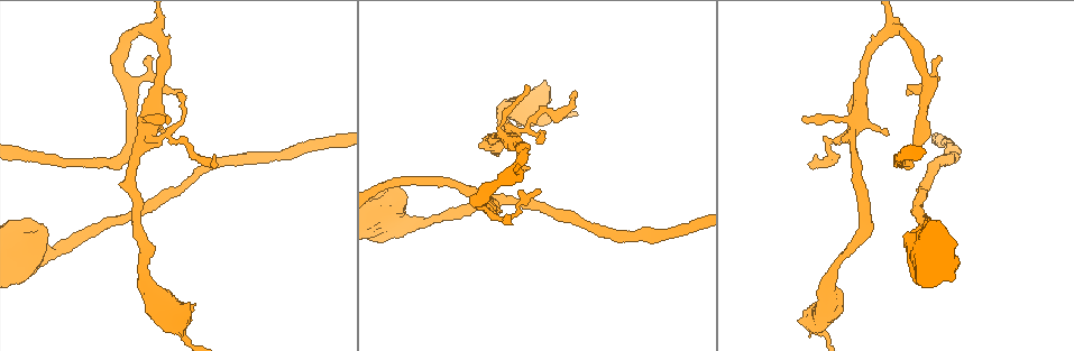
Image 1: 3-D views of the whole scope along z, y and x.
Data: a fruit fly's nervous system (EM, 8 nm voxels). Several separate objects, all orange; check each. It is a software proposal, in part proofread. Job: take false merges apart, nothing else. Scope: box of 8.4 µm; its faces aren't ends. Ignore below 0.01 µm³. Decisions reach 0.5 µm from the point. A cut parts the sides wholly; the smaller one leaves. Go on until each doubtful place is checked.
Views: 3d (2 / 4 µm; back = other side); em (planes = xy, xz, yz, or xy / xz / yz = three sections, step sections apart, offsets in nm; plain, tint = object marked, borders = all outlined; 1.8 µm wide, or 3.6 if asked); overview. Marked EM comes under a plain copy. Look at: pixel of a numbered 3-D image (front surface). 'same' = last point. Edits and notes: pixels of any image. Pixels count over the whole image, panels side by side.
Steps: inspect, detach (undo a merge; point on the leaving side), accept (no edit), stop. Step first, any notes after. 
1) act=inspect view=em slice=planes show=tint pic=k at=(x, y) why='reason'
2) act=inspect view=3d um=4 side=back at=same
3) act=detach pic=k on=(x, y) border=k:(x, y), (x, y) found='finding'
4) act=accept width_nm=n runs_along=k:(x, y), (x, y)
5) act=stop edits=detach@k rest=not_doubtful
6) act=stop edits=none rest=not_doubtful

act=inspect view=em um=3.6 slice=planes show=borders pic=1 at=(395, 224) why='calibre changes'

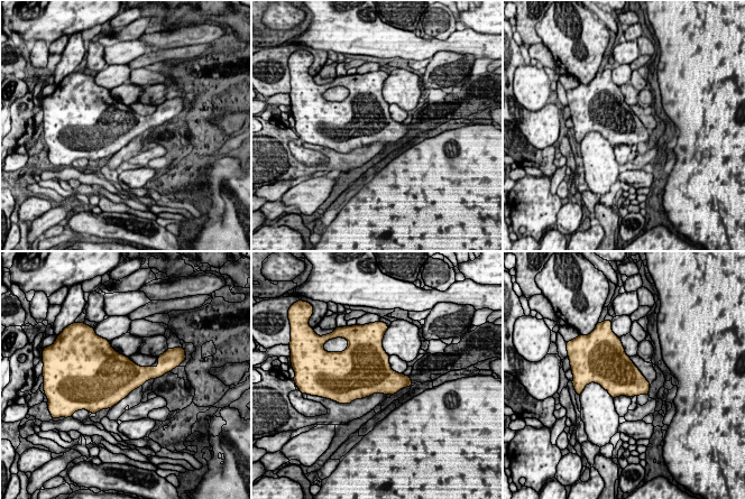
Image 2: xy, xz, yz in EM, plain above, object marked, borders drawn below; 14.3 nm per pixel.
act=accept width_nm=550 found='all the same neuron'

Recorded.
act=inspect view=3d um=4 side=back pic=1 at=(503, 133)

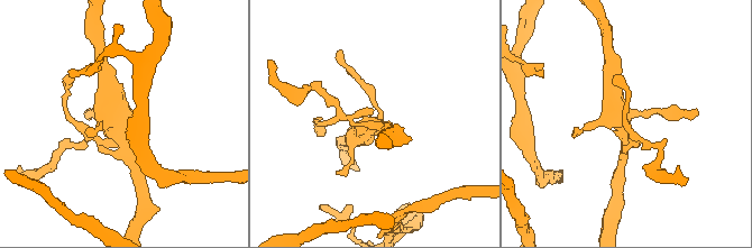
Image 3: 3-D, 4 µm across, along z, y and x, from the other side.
act=inspect view=em slice=xz step=4 show=tint pic=3 at=(375, 124) why='shape alone is not enough'

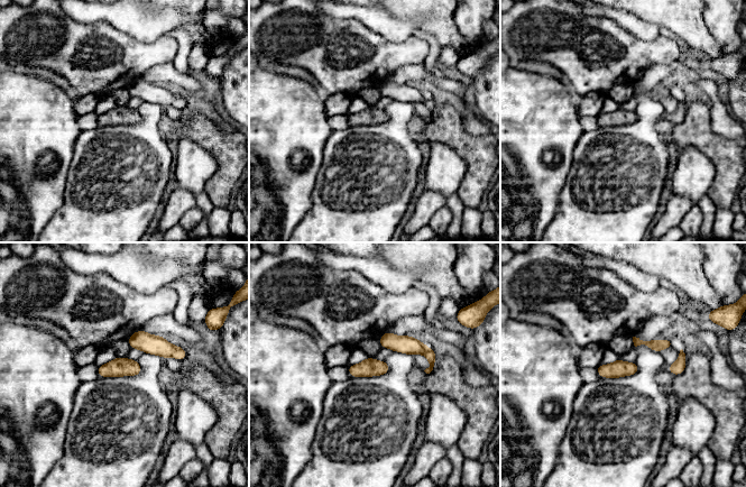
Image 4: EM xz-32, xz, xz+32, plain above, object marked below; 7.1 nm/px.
act=inspect view=em slice=planes show=borders at=same

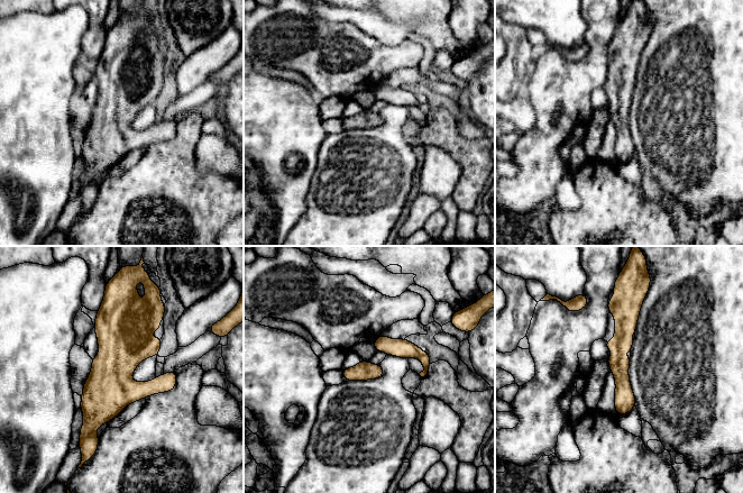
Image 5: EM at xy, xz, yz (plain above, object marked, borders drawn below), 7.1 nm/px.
act=accept width_nm=130 runs_along=5:(615, 304), (622, 312), (624, 411) found='one neuron here'

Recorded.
act=inspect view=3d um=4 pic=1 at=(920, 71) why='three-way junction'

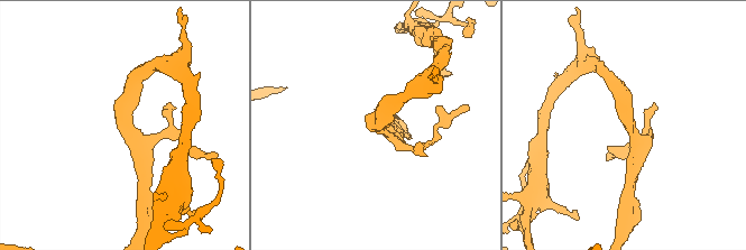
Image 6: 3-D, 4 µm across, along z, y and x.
act=inspect view=em um=3.6 slice=xy step=4 show=tint pic=6 at=(127, 123)

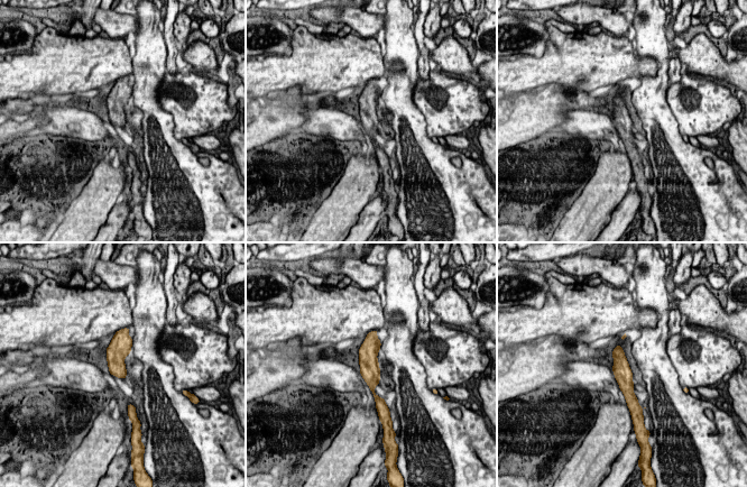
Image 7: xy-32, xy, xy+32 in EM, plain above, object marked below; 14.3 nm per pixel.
act=inspect view=em um=3.6 slice=planes show=tint at=same why='cut it another way'

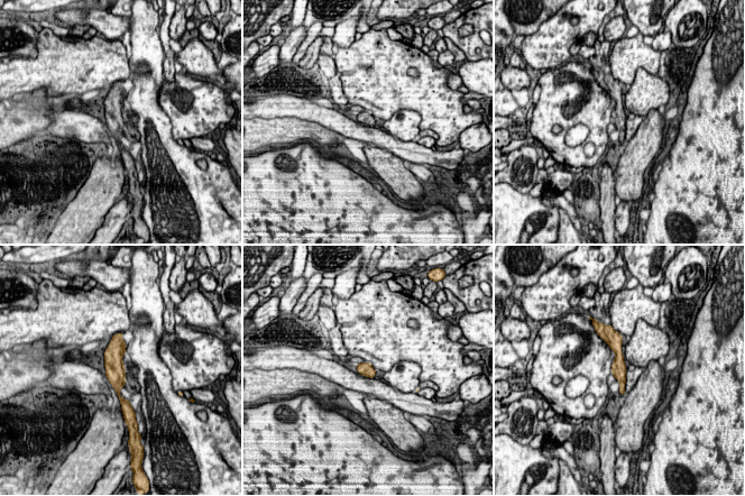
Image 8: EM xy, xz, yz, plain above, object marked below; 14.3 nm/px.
act=accept arms=3 runs_along=8:(116, 338), (116, 375), (123, 402) found='continuous, no second neuron'

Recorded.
act=inspect view=3d um=4 pic=1 at=(518, 111) why='calibre changes'

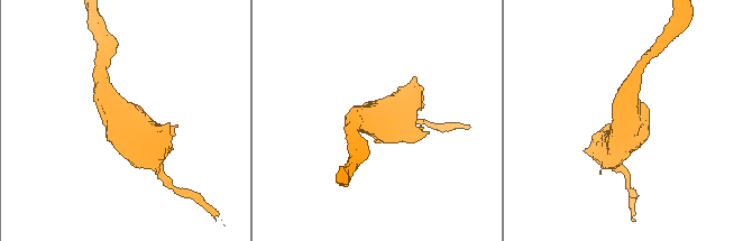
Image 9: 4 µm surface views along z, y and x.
act=inspect view=em um=3.6 slice=yz step=8 show=tint pic=9 at=(372, 124)

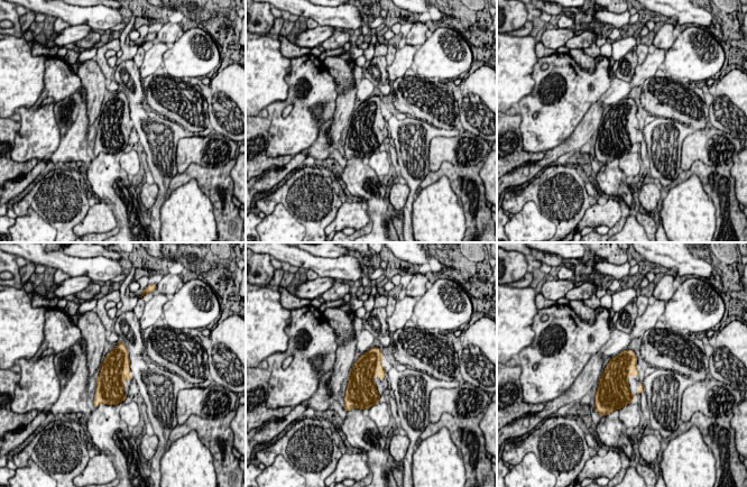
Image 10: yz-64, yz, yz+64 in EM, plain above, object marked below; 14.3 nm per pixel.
act=inspect view=em um=3.6 slice=planes show=tint at=same why='another direction'

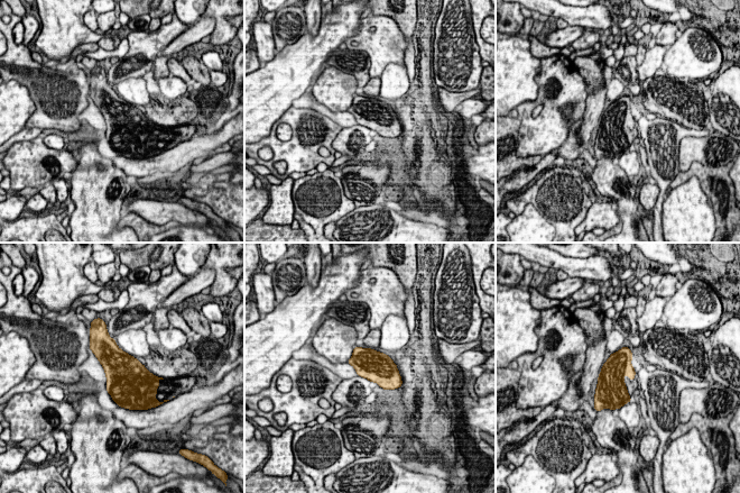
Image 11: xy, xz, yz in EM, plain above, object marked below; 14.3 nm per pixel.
act=accept width_nm=400 found='continuous, no second neuron'

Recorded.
act=stop edits=none rest=not_doubtful

